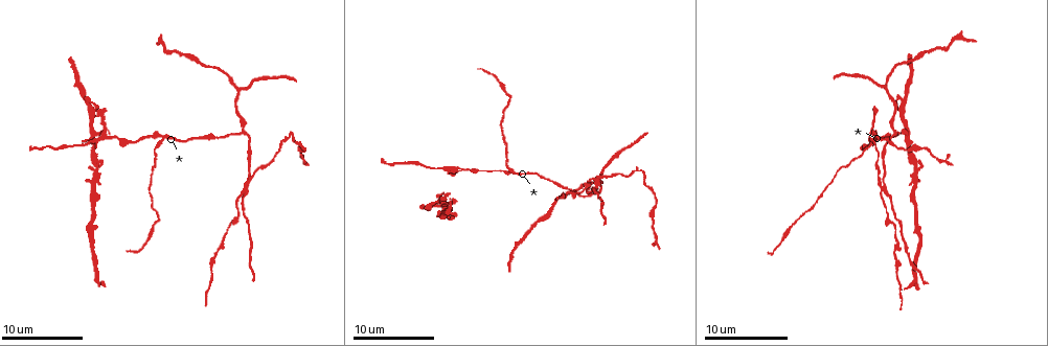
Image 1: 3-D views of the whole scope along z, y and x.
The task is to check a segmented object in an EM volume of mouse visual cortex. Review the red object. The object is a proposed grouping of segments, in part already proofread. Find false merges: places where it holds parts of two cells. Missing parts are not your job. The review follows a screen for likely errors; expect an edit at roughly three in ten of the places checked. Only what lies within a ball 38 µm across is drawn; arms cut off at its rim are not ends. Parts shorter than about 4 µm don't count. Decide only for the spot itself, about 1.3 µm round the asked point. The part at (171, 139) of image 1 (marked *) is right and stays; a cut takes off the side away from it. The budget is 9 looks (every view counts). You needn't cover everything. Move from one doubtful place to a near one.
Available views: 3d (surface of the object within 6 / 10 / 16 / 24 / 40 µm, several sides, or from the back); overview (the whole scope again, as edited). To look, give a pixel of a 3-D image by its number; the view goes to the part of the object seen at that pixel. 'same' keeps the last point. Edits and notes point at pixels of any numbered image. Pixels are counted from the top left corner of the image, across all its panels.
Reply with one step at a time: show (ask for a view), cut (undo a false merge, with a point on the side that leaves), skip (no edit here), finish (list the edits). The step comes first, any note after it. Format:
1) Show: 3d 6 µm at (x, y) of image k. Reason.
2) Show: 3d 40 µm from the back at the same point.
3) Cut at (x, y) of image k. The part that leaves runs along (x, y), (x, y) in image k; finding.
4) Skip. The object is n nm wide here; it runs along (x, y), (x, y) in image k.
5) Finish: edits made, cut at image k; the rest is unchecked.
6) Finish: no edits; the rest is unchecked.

Show: 3d 10 µm at (894, 131) of image 1. Arms part here.

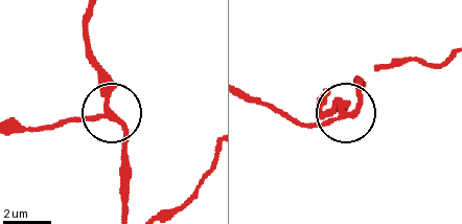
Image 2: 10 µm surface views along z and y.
Skip. It runs along (16, 128), (58, 128), (110, 113), (106, 80), (95, 64) in image 2; one cell here.

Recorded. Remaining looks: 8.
Show: 3d 10 µm at (885, 86) of image 1. A fork.

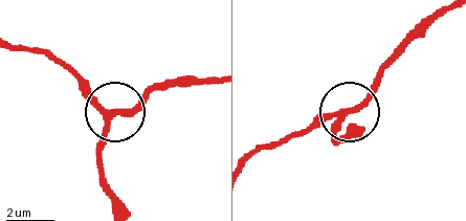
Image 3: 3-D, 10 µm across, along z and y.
Skip. 3 arms meet here; it runs along (119, 207), (102, 166), (109, 117), (165, 87) in image 3; one cell here.

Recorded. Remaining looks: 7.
Show: 3d 16 µm at (425, 166) of image 1. Calibre changes.

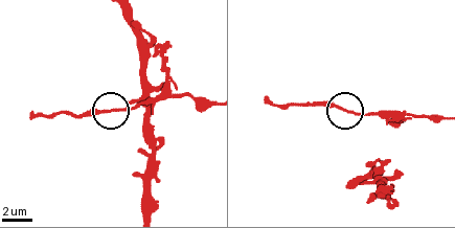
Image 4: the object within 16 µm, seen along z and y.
Show: 3d 6 µm at (345, 108) of image 4.

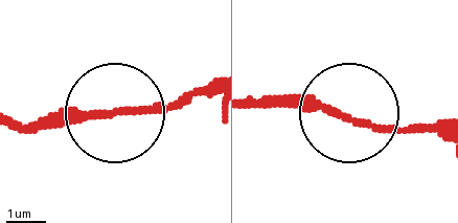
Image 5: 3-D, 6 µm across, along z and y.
Skip. It runs along (447, 128), (366, 128), (306, 108), (256, 108) in image 5; one cell here.

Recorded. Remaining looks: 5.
Show: 3d 10 µm at (103, 130) of image 1.

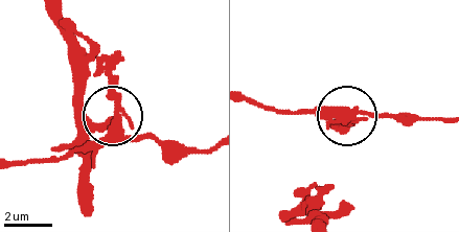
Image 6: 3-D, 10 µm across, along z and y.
Cut at (117, 102) of image 6. The side arm is 10 µm long; a second cell is stuck on.

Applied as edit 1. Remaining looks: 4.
Finish: edits made, cut at image 6; the rest is unchecked.

